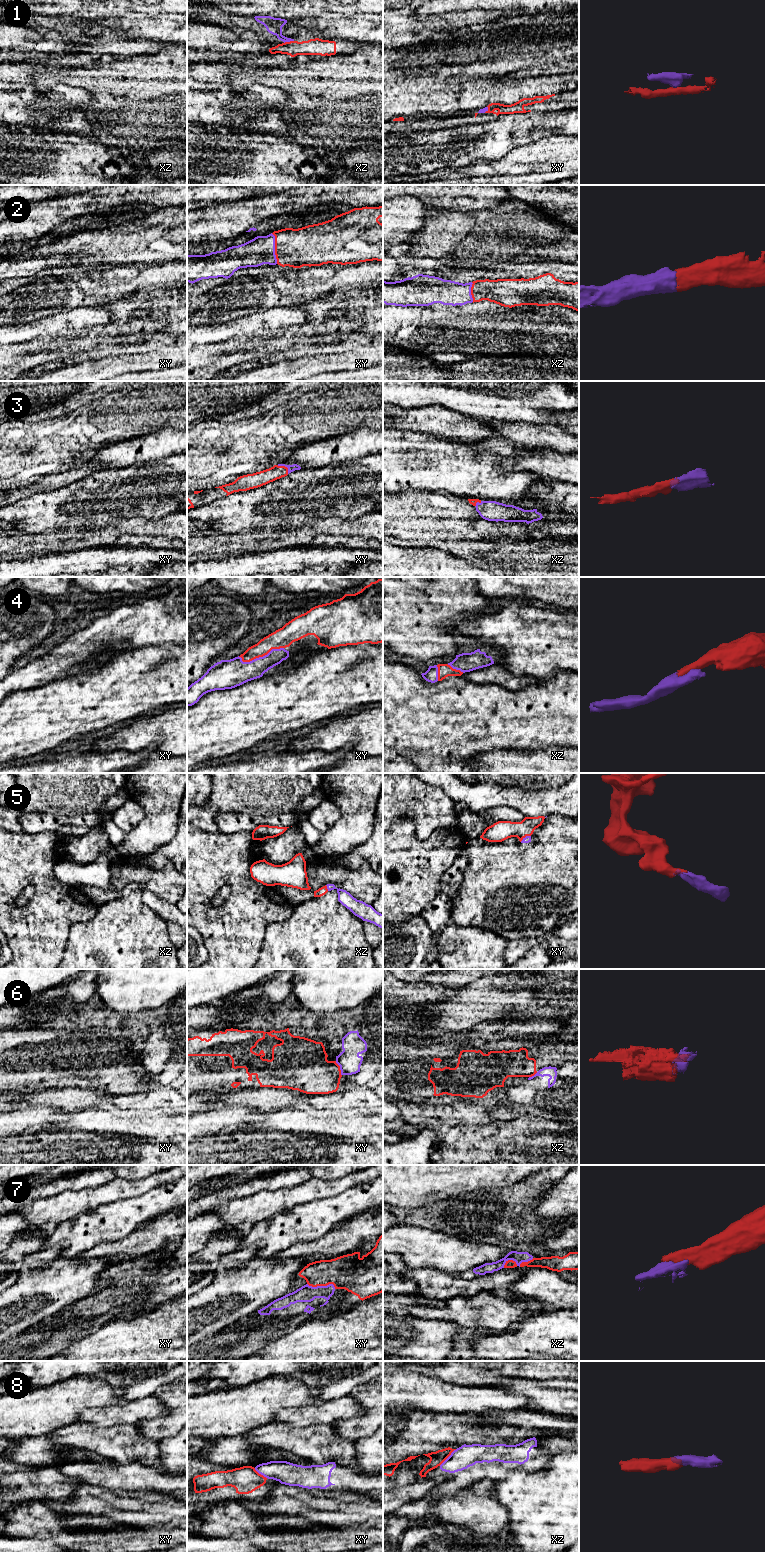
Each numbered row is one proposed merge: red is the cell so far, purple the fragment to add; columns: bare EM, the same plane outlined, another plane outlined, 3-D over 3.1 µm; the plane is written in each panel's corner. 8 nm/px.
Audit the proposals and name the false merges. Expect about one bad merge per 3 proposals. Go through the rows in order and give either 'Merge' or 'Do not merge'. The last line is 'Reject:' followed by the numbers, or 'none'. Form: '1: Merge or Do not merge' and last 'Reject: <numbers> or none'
1: Merge
2: Merge
3: Merge
4: Merge
5: Merge
6: Do not merge
7: Merge
8: Do not merge
Reject: 6, 8

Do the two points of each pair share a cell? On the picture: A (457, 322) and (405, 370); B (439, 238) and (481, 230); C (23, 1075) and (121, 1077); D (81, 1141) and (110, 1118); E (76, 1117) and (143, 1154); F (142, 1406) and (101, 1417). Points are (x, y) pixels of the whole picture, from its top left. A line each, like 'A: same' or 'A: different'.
A: different
B: same
C: same
D: different
E: different
F: same

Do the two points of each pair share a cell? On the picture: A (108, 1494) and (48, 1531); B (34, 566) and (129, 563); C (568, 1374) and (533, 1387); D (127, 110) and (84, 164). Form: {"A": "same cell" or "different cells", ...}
{"A": "different cells", "B": "same cell", "C": "different cells", "D": "different cells"}

